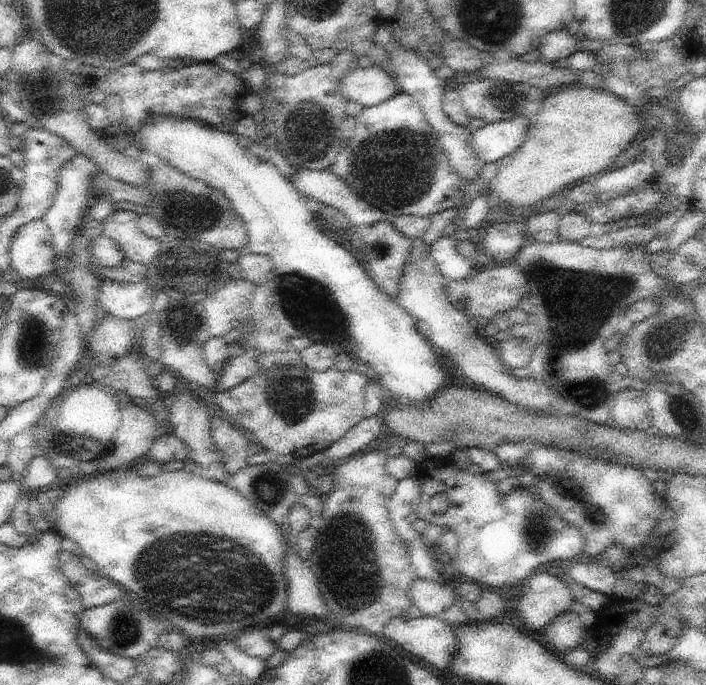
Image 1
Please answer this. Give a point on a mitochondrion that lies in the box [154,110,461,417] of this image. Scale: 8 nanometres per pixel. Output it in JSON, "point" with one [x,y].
{"point":[396,169]}

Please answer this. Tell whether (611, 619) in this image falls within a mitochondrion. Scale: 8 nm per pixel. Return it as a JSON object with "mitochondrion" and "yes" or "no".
{"mitochondrion":"no"}

